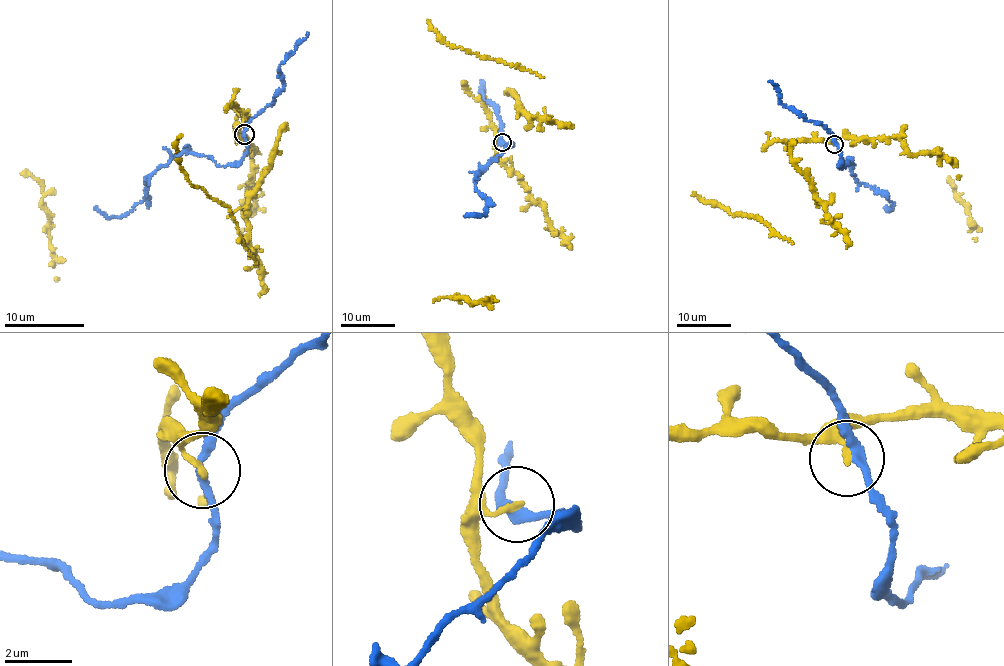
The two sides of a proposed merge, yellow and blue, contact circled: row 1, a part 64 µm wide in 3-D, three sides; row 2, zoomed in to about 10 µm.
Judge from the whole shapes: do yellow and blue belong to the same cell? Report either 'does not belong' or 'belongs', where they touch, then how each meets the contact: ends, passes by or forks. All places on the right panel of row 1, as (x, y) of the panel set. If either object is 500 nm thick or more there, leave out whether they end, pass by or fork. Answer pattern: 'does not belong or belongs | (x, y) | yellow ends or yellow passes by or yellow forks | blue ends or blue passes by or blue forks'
does not belong | (834, 144) | yellow ends | blue passes by

